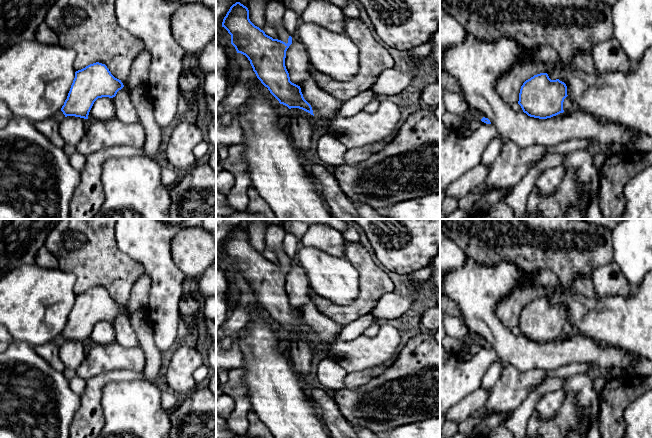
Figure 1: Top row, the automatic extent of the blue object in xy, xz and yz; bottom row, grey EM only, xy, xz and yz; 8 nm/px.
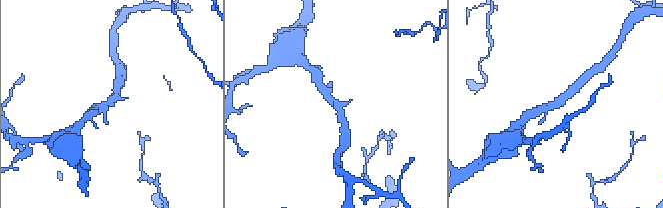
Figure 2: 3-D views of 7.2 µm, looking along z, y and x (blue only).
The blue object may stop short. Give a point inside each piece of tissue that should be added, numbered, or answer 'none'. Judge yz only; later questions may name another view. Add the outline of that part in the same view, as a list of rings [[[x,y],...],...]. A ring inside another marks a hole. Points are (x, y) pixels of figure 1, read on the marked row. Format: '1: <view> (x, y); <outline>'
none

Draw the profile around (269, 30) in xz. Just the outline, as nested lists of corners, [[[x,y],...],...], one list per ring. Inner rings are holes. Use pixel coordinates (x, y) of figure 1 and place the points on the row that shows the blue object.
[[[265,23],[263,31],[265,32],[266,35],[272,37],[273,39],[278,39],[277,30],[270,24]]]

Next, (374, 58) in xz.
[[[346,18],[344,33],[356,41],[359,46],[359,70],[354,78],[336,81],[319,72],[311,64],[309,66],[310,77],[317,86],[341,102],[371,89],[385,69],[394,68],[397,65],[386,47],[374,38],[372,32],[360,18]]]

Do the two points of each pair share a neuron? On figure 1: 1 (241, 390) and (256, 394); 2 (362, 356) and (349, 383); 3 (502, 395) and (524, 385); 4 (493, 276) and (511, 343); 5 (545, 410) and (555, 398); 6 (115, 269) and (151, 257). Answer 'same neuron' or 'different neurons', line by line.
1: different neurons
2: different neurons
3: same neuron
4: same neuron
5: same neuron
6: different neurons

